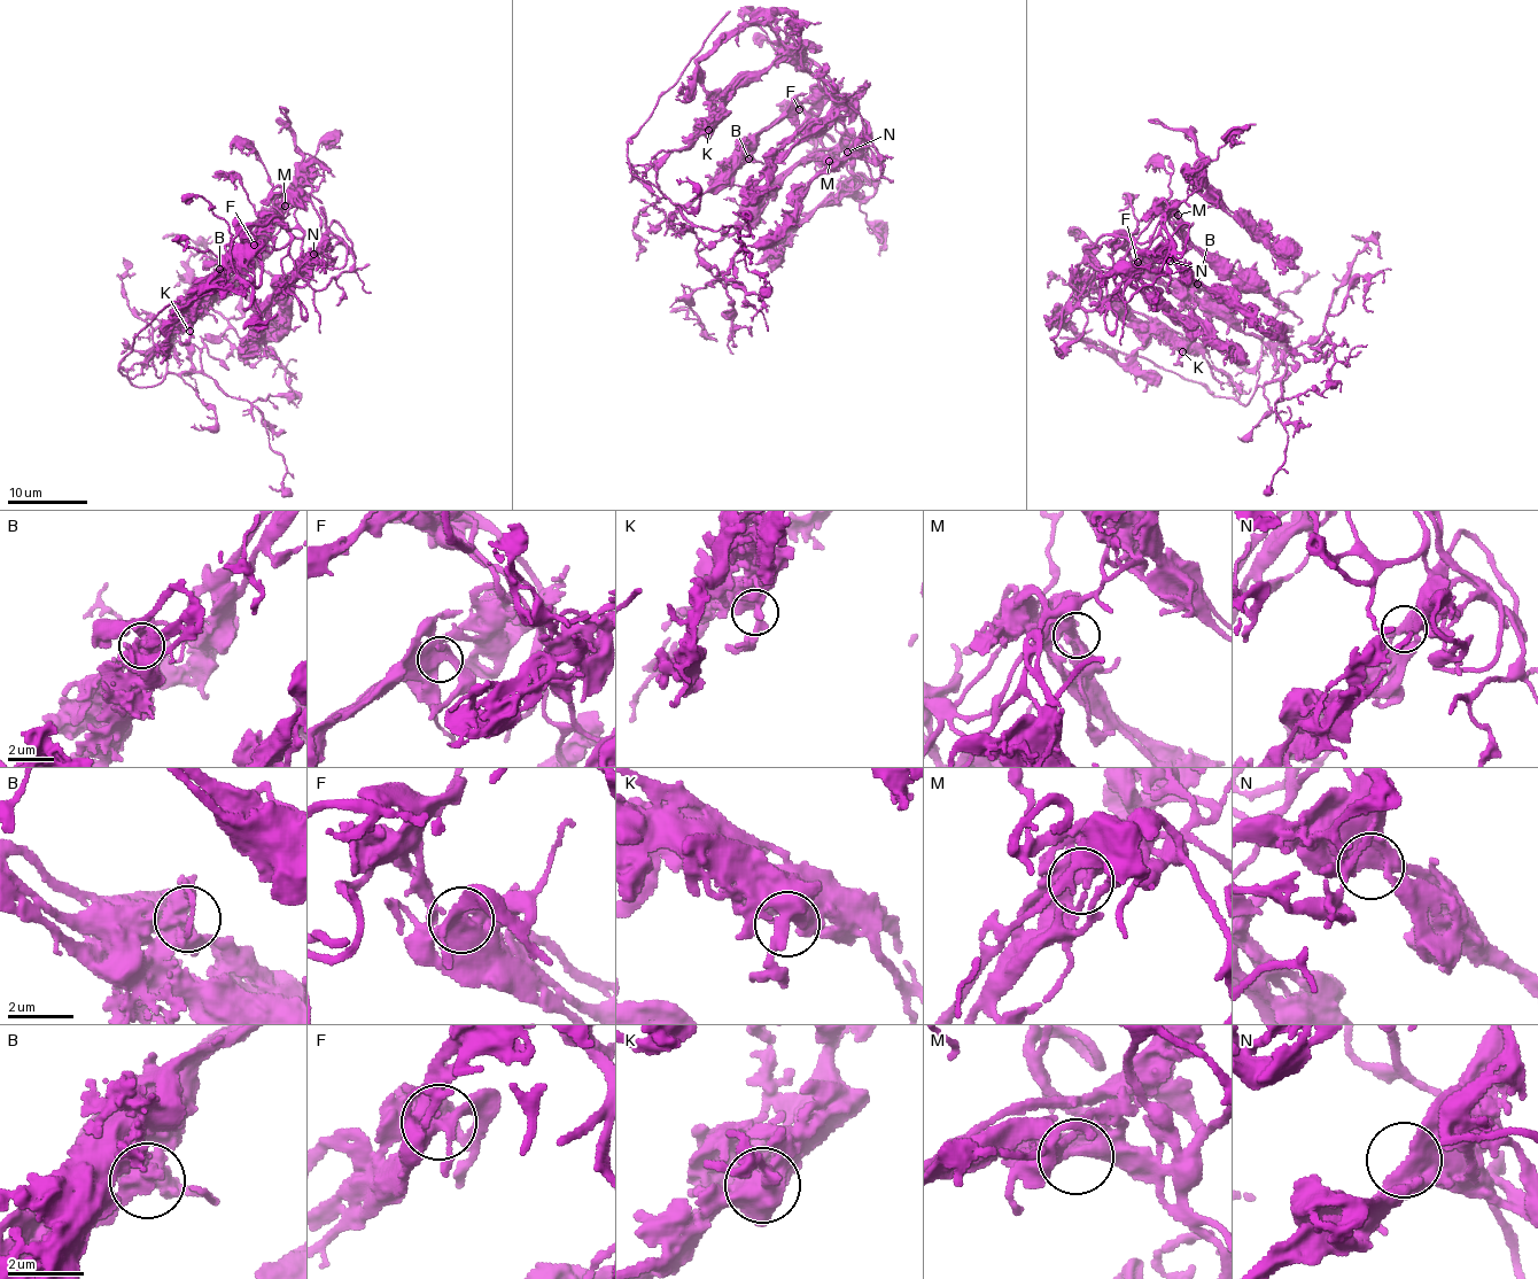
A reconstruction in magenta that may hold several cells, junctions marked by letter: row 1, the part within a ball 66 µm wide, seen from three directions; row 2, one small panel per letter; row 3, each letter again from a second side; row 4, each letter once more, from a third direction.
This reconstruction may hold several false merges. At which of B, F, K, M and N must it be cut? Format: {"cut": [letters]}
{"cut": []}

